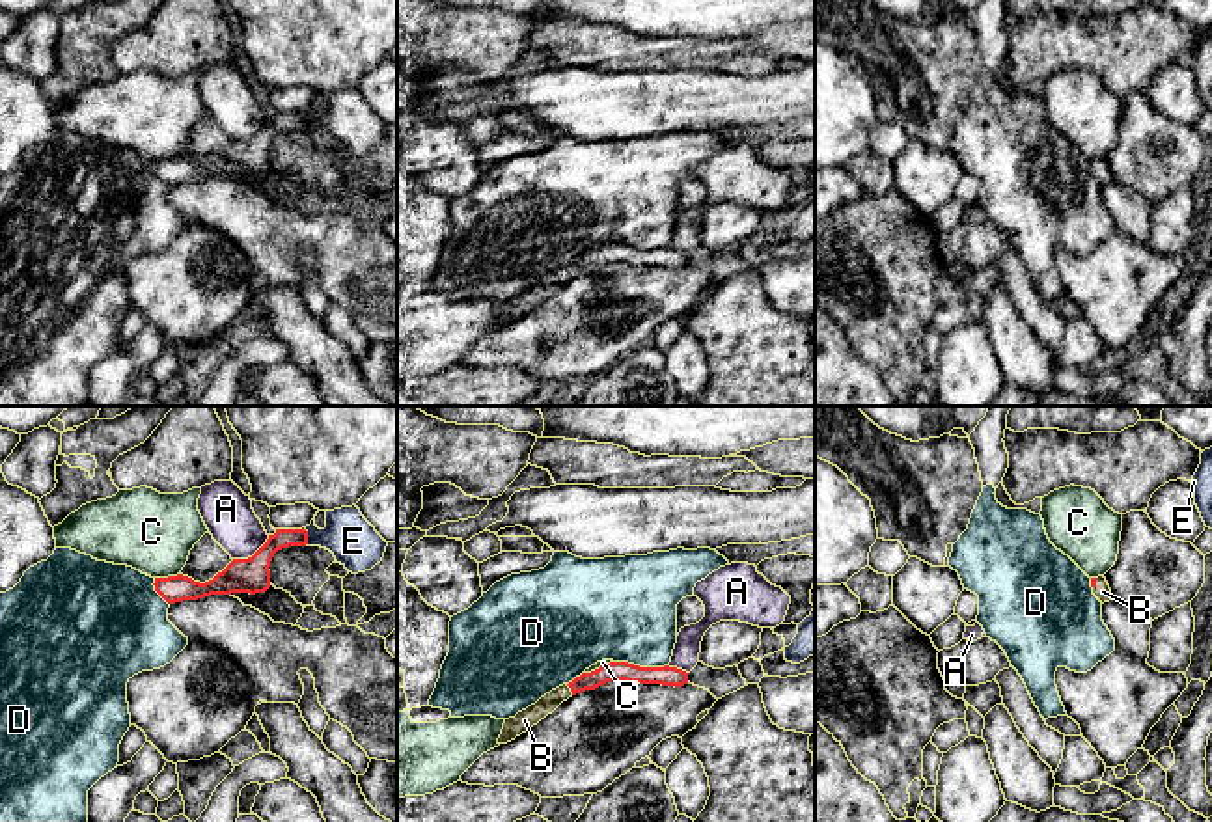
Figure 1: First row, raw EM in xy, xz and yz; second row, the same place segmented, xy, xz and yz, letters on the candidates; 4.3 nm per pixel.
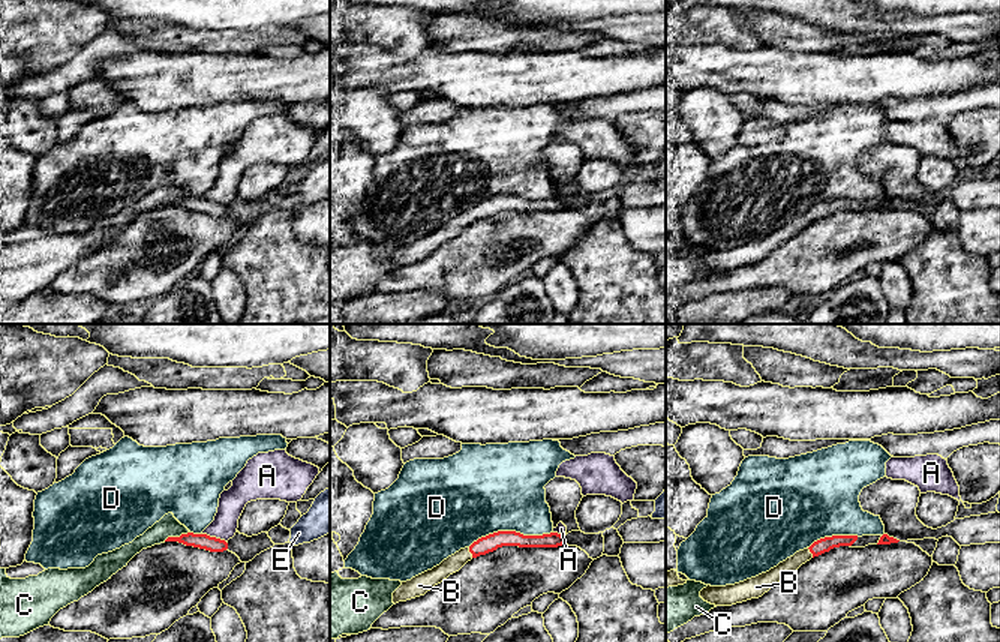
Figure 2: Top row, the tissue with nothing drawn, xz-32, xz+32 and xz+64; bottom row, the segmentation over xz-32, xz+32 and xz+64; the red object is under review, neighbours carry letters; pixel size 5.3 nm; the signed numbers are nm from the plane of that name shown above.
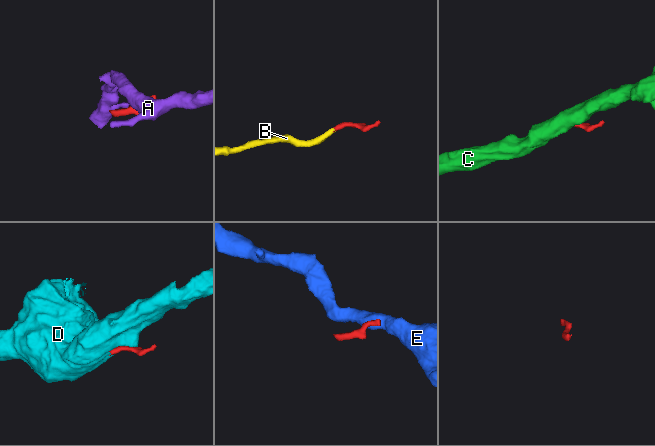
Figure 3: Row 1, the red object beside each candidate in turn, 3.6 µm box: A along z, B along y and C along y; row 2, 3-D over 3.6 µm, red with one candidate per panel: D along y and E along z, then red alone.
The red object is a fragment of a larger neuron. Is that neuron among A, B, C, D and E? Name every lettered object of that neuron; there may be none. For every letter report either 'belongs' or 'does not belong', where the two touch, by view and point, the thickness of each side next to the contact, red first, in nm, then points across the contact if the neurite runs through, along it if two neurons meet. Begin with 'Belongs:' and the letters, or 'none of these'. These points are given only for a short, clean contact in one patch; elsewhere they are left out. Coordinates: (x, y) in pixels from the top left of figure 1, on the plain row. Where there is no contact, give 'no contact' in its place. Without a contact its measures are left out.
Belongs: B
A: does not belong; meets red in xy at (254, 136); 150 nm thick on the red side, 220 nm on the other; border along xy (269, 118), (250, 138), (234, 142)
B: belongs; meets red in xz at (571, 273); 80 nm thick on the red side, 90 nm on the other; runs through xz (610, 254), (584, 263), (571, 273), (524, 302)
C: does not belong; meets red in xy at (166, 161); 120 nm thick on the red side, 340 nm on the other; border along xy (178, 155), (155, 161)
D: does not belong; meets red in xz at (642, 250); 90 nm thick on the red side, 440 nm on the other; border along xz (614, 243), (640, 248), (668, 248)
E: does not belong; meets red in xy at (306, 120); 100 nm thick on the red side, 200 nm on the other; border along xy (302, 110), (306, 114), (306, 127)

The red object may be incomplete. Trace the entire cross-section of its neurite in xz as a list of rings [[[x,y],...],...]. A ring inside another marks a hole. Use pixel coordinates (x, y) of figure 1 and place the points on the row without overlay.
[[[610,244],[600,248],[591,255],[582,255],[572,265],[563,267],[544,280],[541,280],[535,287],[518,295],[515,300],[505,302],[498,326],[507,326],[537,308],[548,296],[552,296],[563,283],[569,280],[595,272],[612,263],[627,263],[640,267],[662,267],[662,268],[684,268],[688,267],[688,255],[677,250],[640,250],[628,244]]]

